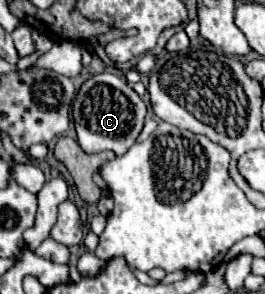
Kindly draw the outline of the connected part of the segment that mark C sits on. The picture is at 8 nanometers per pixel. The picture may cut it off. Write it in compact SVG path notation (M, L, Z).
M100 72L100 74L94 74L92 78L88 78L76 92L72 108L74 108L78 144L88 154L114 150L118 156L122 156L136 142L138 134L142 132L144 116L146 116L146 104L128 86L126 78L108 74L108 72Z

